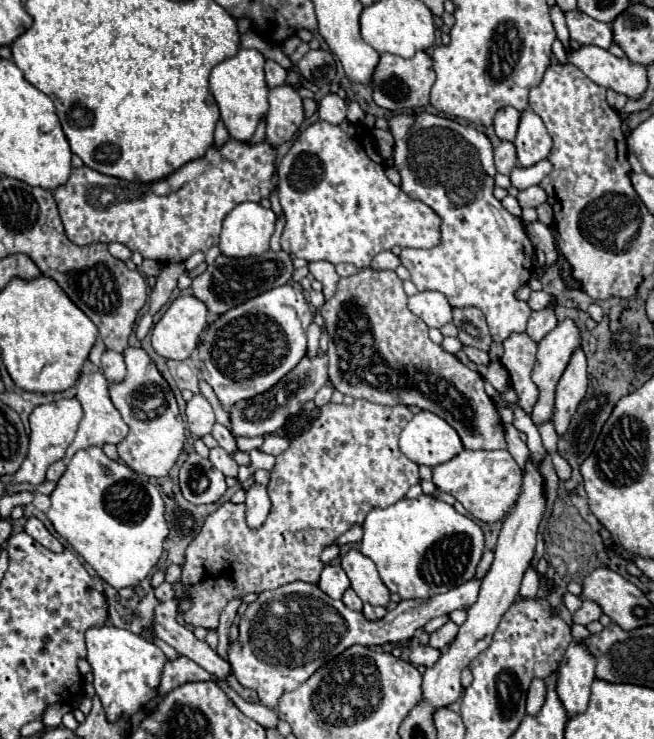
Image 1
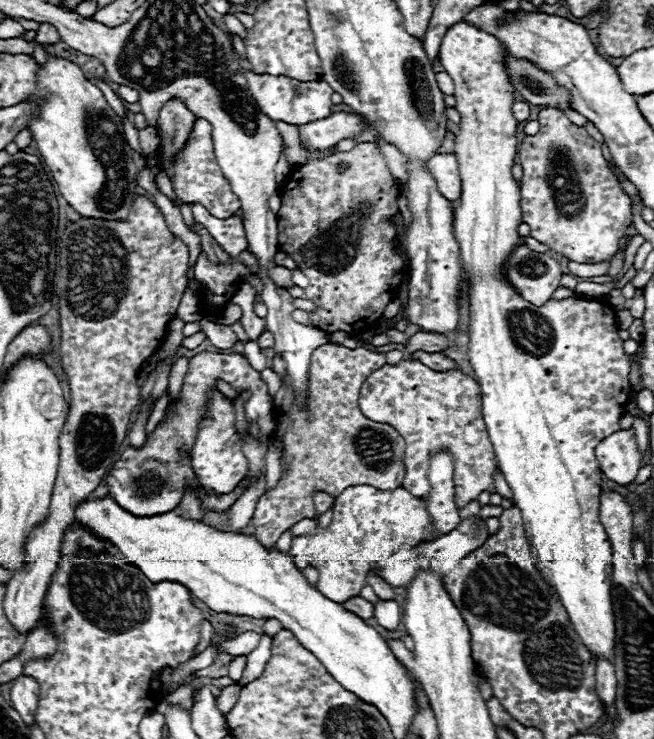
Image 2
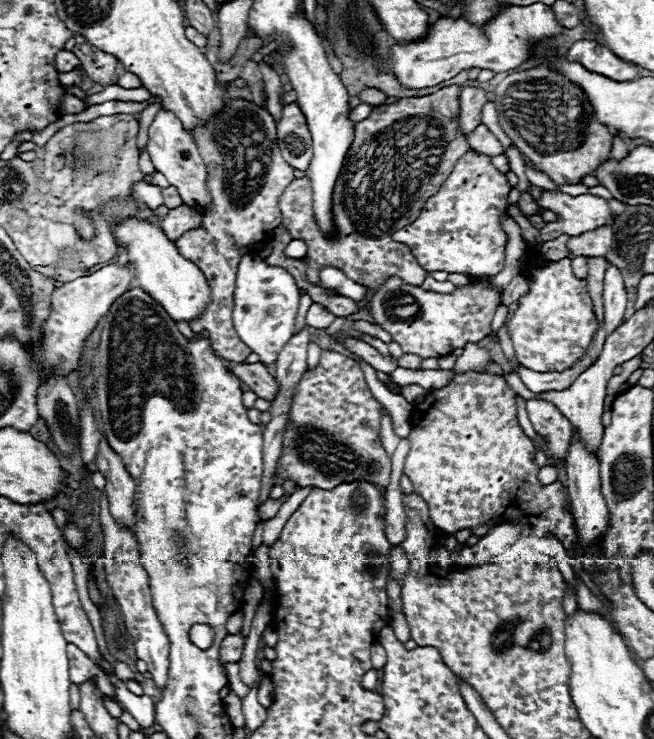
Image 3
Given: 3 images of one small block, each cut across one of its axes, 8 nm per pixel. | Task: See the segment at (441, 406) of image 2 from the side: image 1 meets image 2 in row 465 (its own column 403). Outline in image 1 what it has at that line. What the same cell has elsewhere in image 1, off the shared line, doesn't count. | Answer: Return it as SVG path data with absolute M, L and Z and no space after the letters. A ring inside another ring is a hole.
M354 400L352 406L322 406L320 416L312 422L312 426L296 440L292 440L288 450L276 458L276 466L268 484L272 510L262 528L250 530L246 526L244 503L224 502L206 518L202 532L188 546L186 562L182 566L182 580L174 584L176 596L188 596L192 600L192 608L182 614L186 624L204 626L210 630L218 626L220 612L236 596L244 596L248 592L260 594L264 590L274 590L296 580L316 584L324 568L318 556L326 546L330 546L352 526L362 524L372 508L386 508L398 502L406 496L412 484L420 482L418 464L408 460L398 448L398 436L408 420L412 420L412 416L412 410L404 404L382 406L368 400Z

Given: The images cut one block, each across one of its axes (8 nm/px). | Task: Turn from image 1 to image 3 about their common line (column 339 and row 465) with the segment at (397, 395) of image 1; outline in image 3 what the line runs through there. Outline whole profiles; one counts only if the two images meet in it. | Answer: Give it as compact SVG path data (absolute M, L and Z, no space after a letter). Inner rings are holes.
M322 350L320 364L314 370L308 370L296 386L290 420L284 432L282 470L280 470L278 480L292 478L302 488L318 486L318 488L328 488L328 490L350 480L370 480L386 488L390 480L392 464L384 448L380 446L378 434L376 434L378 424L380 424L380 410L382 410L382 404L376 402L372 392L368 390L360 364L338 352Z

